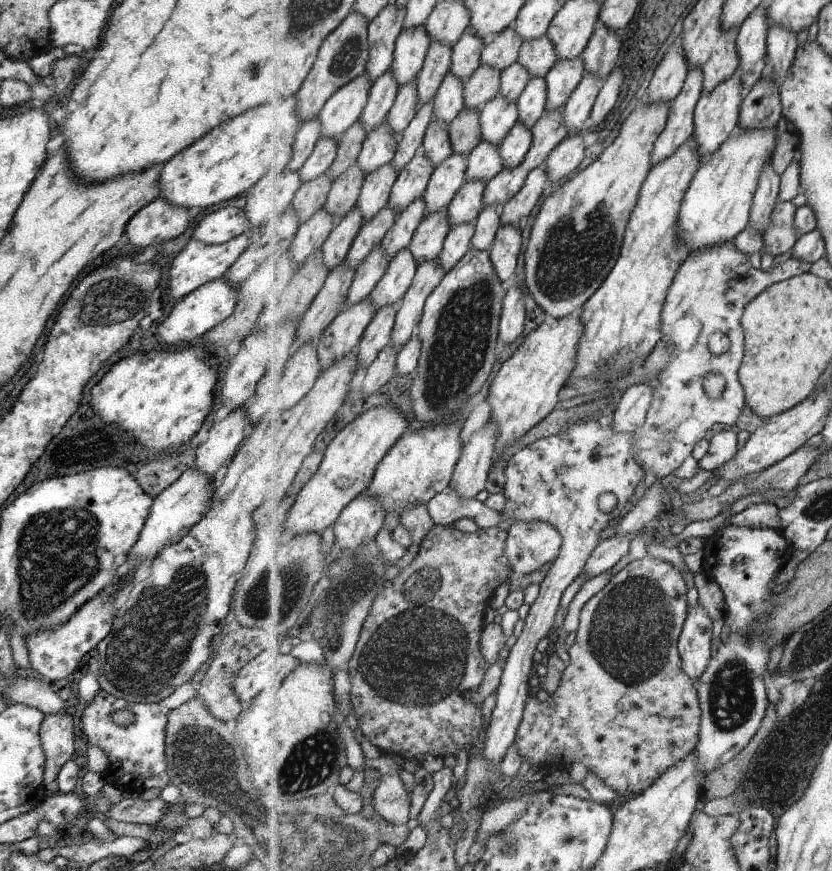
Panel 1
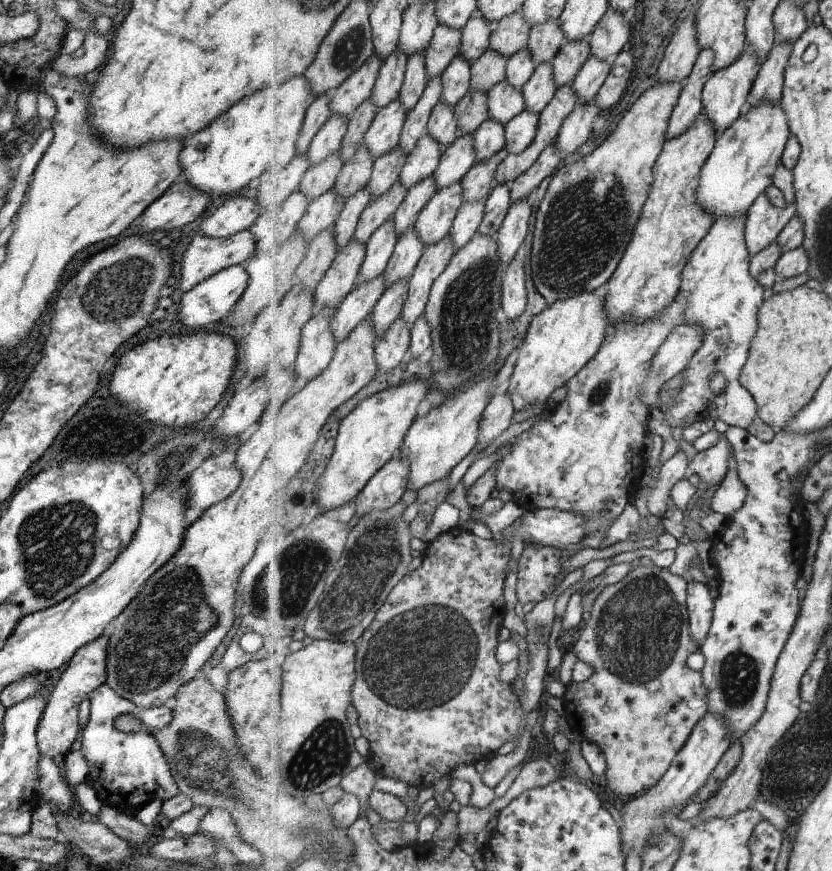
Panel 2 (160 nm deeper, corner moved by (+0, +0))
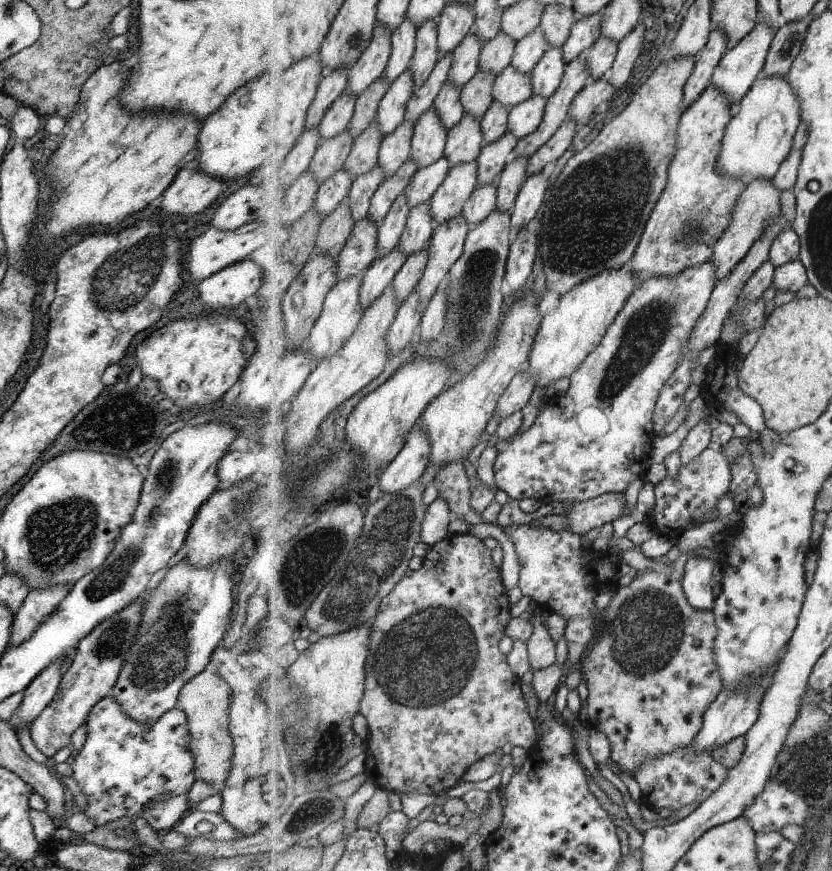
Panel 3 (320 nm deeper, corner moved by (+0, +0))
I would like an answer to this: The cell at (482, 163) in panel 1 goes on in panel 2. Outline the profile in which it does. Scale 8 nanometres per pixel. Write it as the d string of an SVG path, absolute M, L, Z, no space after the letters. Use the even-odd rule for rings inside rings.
M493 118L487 119L474 132L477 161L484 161L506 147L506 126Z

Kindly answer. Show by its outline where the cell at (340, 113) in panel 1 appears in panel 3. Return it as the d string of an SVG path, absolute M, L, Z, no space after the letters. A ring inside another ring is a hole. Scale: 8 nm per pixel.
M378 22L367 50L348 70L349 86L345 93L360 96L377 79L383 77L392 50L392 32Z

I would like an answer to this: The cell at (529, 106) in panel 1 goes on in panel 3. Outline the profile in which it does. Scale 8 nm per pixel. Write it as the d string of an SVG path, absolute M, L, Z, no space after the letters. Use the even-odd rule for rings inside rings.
M550 47L531 73L534 95L549 100L561 86L567 62L563 47Z

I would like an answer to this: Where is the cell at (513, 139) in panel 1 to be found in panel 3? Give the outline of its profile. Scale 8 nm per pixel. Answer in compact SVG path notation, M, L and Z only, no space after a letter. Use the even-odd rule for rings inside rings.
M533 95L527 102L510 110L509 131L519 140L533 134L543 122L548 100L544 96Z

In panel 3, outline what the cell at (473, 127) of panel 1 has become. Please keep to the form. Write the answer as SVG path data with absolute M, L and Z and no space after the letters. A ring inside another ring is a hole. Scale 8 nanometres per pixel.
M491 71L479 72L463 87L462 101L467 115L481 120L492 107L494 87L498 76Z

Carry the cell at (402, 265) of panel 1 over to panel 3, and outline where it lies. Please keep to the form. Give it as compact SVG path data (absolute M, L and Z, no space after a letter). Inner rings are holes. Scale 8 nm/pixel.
M431 200L411 208L407 226L400 240L401 250L407 256L430 247L430 240L437 225L432 215Z

